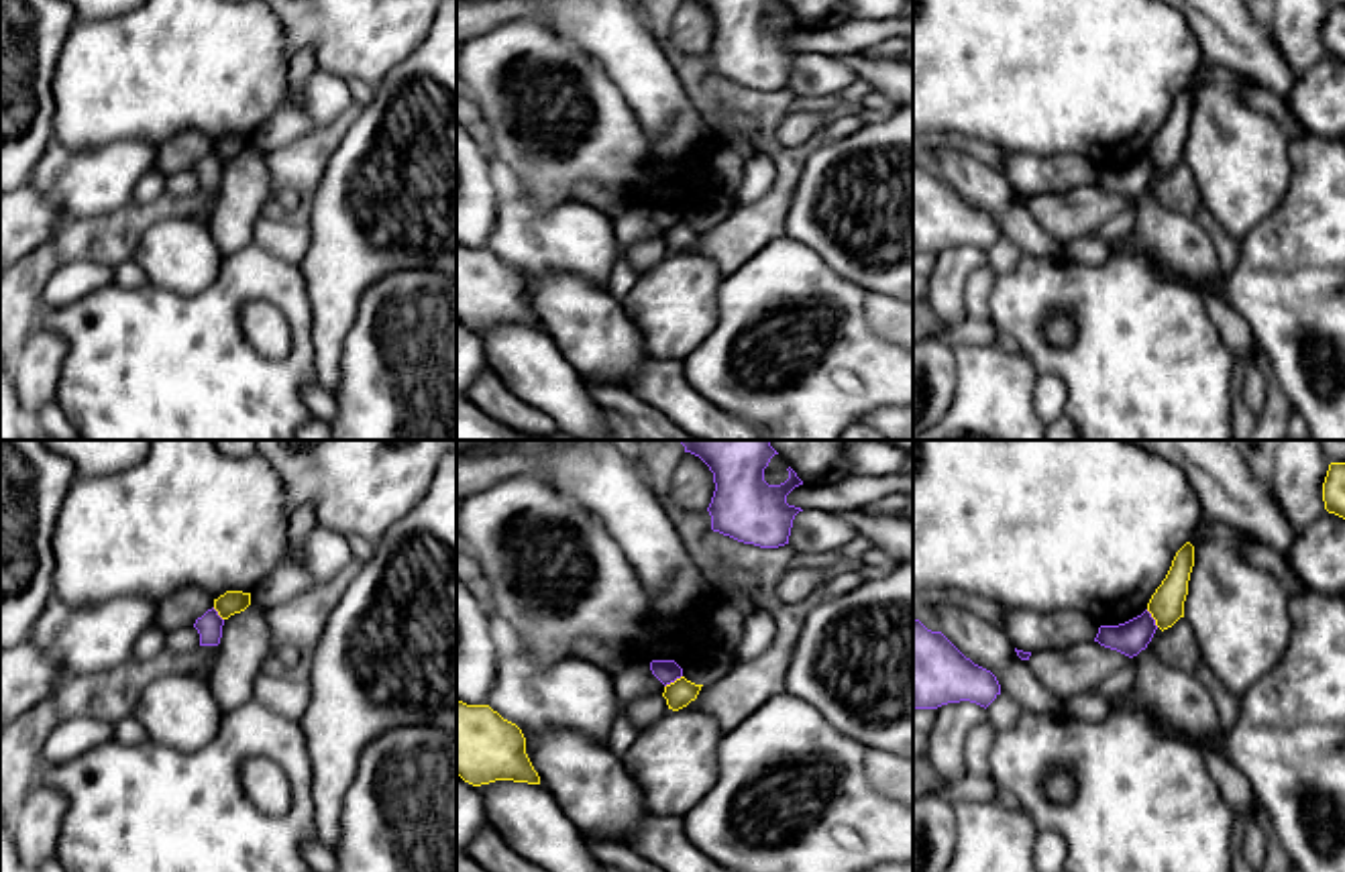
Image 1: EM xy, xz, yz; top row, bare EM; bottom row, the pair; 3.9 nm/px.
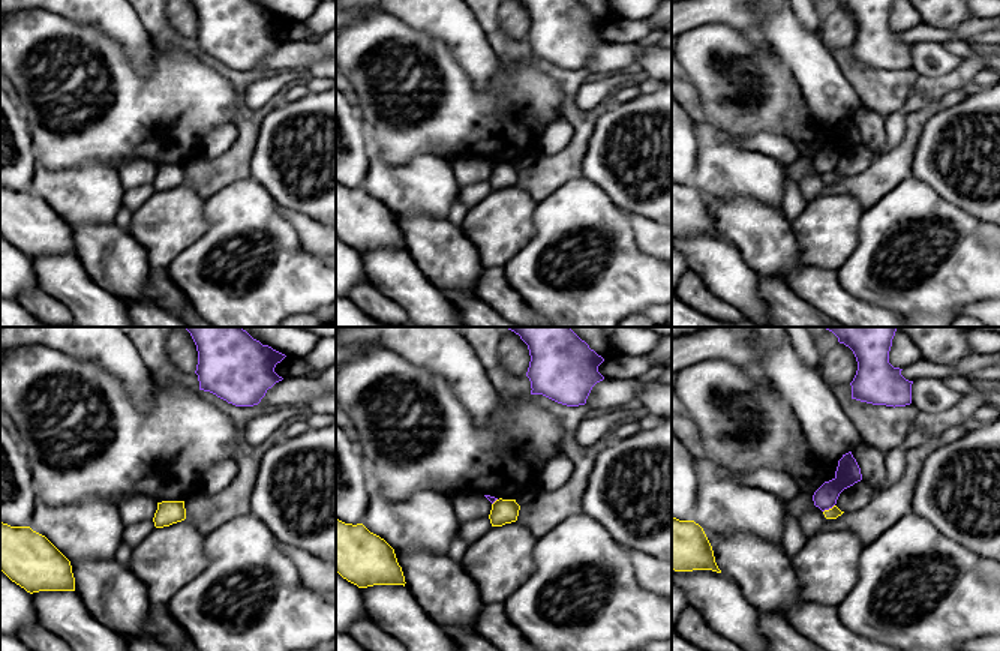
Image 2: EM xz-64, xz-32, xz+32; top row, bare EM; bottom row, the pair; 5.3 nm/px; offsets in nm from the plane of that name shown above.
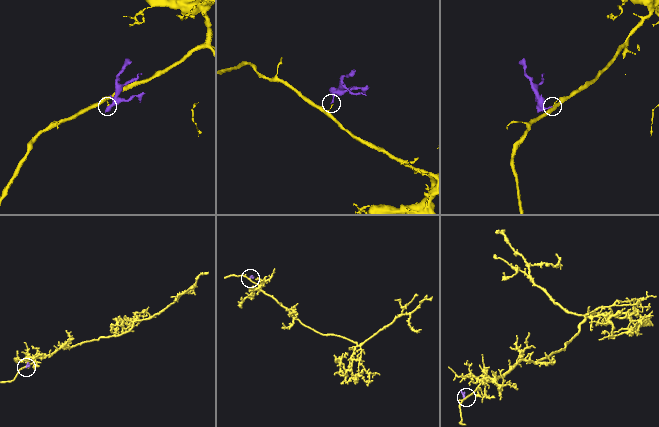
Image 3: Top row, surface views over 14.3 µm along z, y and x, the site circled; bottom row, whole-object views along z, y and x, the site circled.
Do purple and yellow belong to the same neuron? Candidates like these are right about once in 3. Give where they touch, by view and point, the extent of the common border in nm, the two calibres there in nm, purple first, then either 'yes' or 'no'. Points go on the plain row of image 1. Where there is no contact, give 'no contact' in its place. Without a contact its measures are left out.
xz (673, 225) | 90 nm | 100/110 nm | no

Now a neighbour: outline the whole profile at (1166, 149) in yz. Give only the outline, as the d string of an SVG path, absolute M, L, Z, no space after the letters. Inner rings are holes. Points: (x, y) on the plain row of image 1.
M1186 86L1174 100L1172 110L1147 147L1155 169L1164 175L1184 161L1188 124L1194 110L1194 90Z

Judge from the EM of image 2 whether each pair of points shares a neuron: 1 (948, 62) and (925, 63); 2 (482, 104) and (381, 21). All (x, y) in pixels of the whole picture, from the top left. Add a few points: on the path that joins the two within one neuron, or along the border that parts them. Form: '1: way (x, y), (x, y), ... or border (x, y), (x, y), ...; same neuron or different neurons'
1: way (942, 62), (931, 62); same neuron
2: way (456, 83), (432, 54), (417, 42), (407, 41); same neuron

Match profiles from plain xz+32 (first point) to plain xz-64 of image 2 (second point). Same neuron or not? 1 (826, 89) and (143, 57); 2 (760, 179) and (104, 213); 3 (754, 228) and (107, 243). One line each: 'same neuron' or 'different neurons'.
1: same neuron
2: same neuron
3: same neuron

